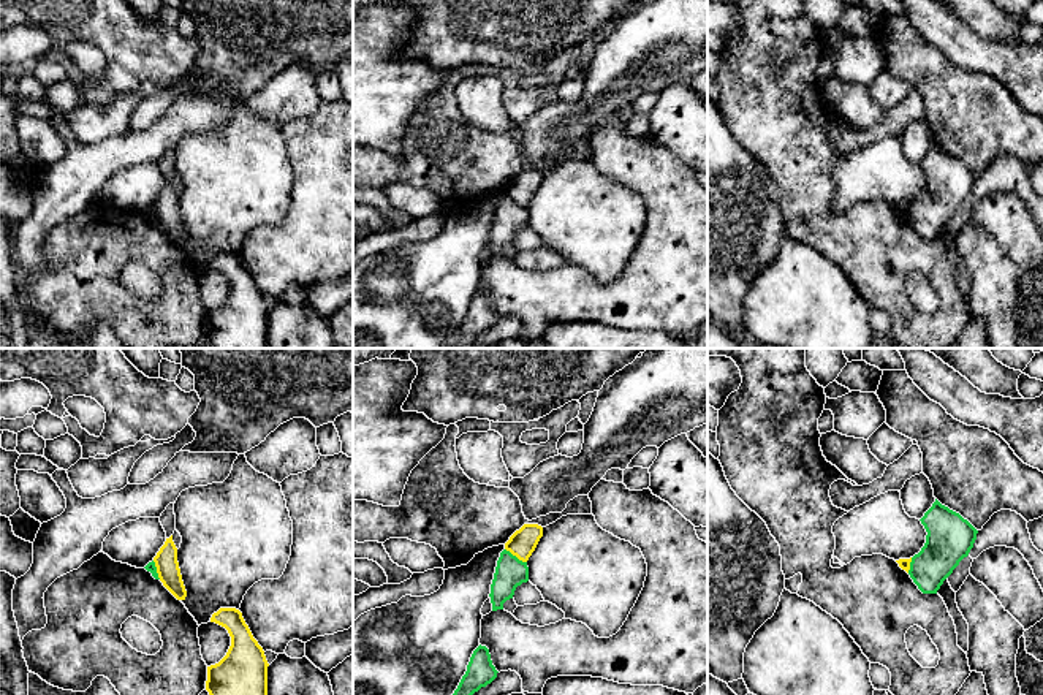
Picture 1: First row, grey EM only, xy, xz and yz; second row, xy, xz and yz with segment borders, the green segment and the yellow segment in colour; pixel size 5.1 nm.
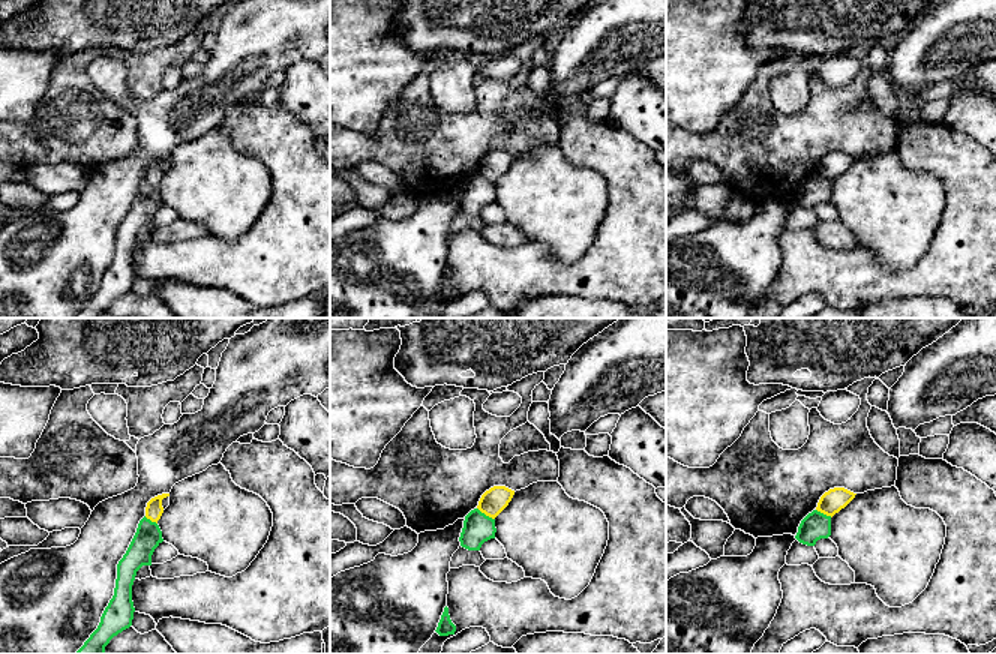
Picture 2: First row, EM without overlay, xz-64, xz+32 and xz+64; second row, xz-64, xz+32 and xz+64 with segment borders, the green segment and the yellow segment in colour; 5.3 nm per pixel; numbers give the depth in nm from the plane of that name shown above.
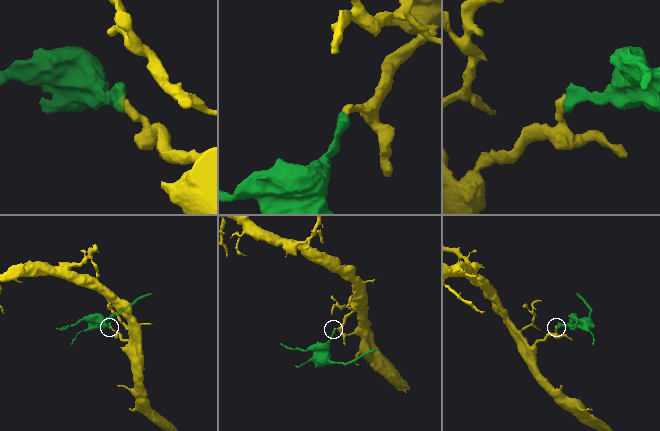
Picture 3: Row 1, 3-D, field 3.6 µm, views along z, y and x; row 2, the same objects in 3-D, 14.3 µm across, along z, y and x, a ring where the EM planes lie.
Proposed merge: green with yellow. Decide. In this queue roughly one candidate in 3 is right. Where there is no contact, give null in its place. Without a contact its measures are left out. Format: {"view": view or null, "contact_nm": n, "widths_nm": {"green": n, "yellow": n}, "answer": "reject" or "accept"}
{"view": "xz", "contact_nm": 130, "widths_nm": {"green": 160, "yellow": 140}, "answer": "reject"}

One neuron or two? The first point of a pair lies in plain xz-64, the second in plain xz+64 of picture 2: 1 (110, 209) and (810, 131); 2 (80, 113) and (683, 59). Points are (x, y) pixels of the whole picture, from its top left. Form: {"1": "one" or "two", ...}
{"1": "two", "2": "two"}

